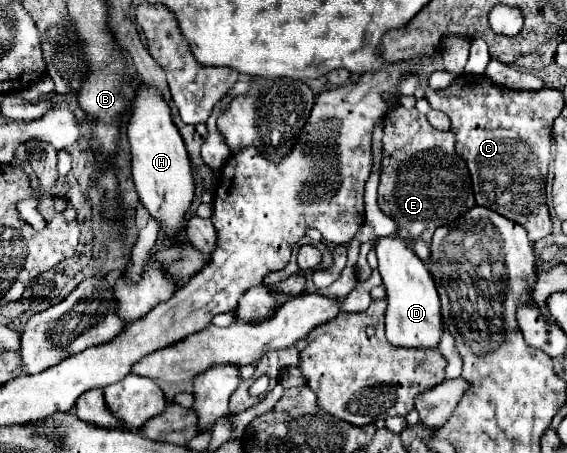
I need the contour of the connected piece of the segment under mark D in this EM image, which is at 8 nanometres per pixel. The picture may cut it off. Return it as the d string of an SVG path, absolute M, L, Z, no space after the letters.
M396 236L378 240L376 244L378 270L386 288L386 340L402 348L438 348L444 334L444 320L440 312L440 298L434 280L424 262L414 250Z

